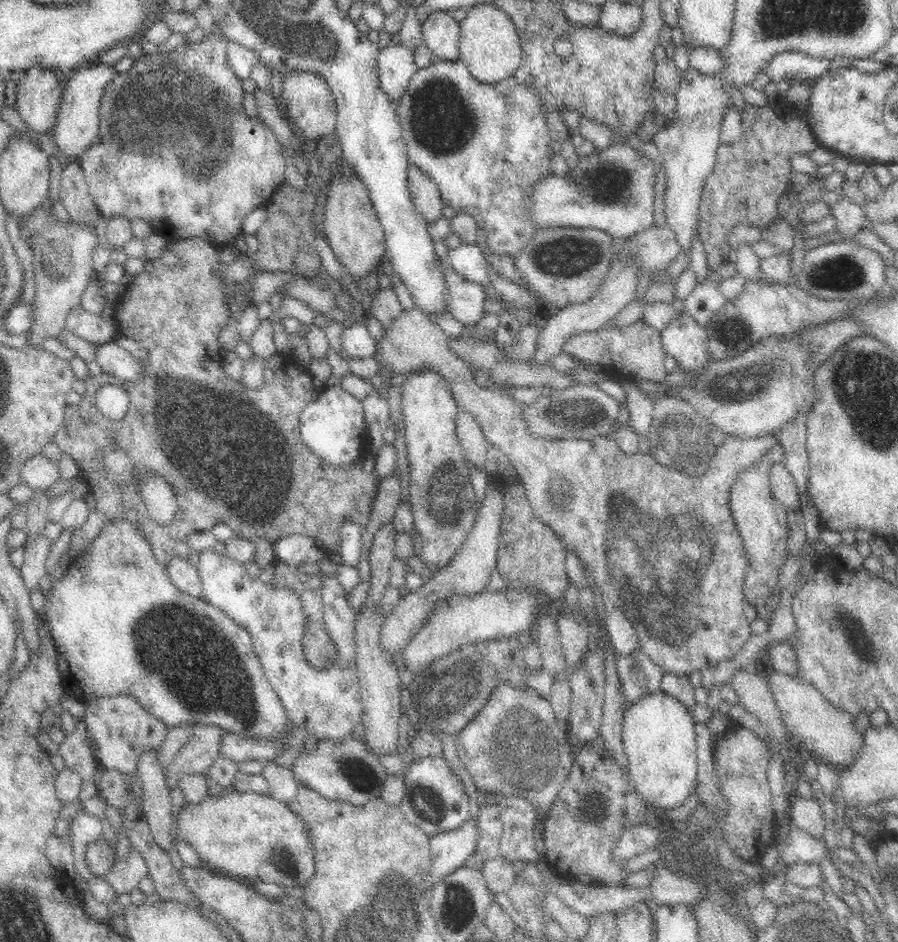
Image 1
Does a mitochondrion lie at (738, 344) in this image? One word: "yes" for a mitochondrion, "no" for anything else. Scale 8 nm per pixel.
yes

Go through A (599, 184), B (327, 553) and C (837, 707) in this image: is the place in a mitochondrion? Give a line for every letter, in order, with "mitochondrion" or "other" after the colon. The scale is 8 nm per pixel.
A: mitochondrion
B: other
C: other

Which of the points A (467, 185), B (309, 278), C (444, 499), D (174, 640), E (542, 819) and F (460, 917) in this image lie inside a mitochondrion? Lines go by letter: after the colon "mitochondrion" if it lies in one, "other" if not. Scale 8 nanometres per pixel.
A: other
B: other
C: mitochondrion
D: mitochondrion
E: other
F: other

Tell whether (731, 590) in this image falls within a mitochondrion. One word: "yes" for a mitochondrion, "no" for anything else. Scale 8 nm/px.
no

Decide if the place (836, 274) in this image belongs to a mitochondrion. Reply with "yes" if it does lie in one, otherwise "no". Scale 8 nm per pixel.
yes

